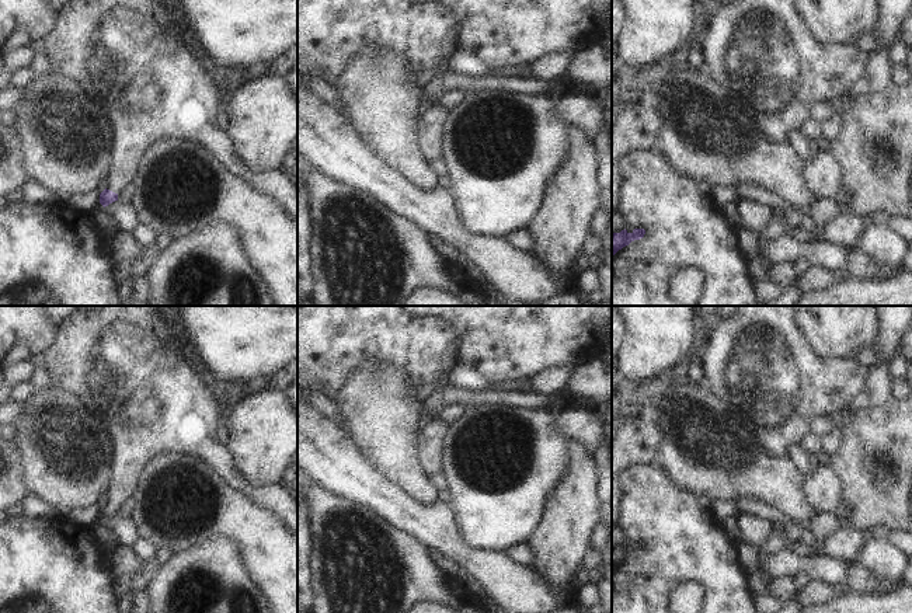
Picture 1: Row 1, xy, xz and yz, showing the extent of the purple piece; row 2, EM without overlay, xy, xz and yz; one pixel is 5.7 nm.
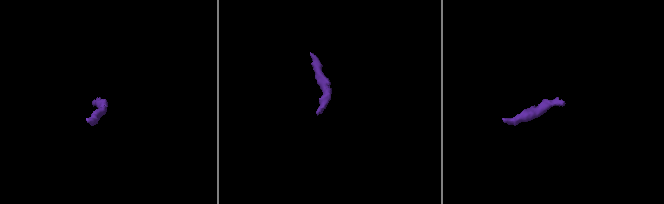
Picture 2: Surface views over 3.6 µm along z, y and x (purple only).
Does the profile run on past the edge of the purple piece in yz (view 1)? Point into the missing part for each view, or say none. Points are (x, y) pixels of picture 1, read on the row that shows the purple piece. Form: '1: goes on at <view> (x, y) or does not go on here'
1: does not go on here

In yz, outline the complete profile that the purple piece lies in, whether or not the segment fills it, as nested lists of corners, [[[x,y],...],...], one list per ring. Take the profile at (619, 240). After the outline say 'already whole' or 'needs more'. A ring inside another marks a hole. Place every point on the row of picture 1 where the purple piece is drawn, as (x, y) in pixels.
[[[626,229],[620,233],[612,233],[612,258],[619,250],[629,245],[634,240],[643,238],[644,234],[644,229],[634,229],[631,233],[629,233]]]; already whole

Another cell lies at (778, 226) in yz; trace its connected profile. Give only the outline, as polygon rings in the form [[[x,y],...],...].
[[[773,209],[772,212],[773,215],[772,215],[770,223],[766,226],[766,229],[762,233],[759,233],[758,245],[753,251],[751,251],[751,257],[760,258],[762,264],[765,265],[767,271],[773,267],[773,264],[767,258],[766,250],[773,240],[786,234],[789,229],[789,224],[786,219],[783,217],[782,210]]]

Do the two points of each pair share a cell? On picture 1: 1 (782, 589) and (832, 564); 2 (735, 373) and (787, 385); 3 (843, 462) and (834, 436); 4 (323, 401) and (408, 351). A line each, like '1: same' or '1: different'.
1: different
2: same
3: different
4: different

